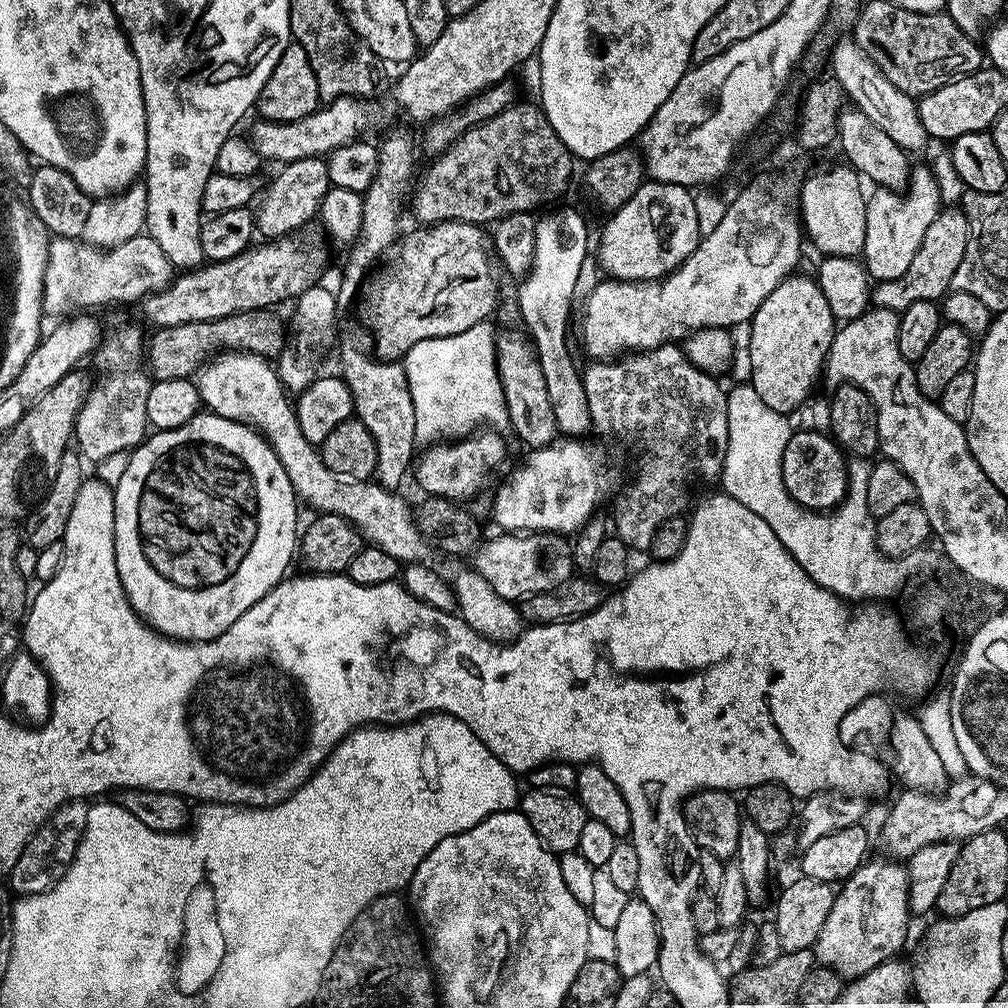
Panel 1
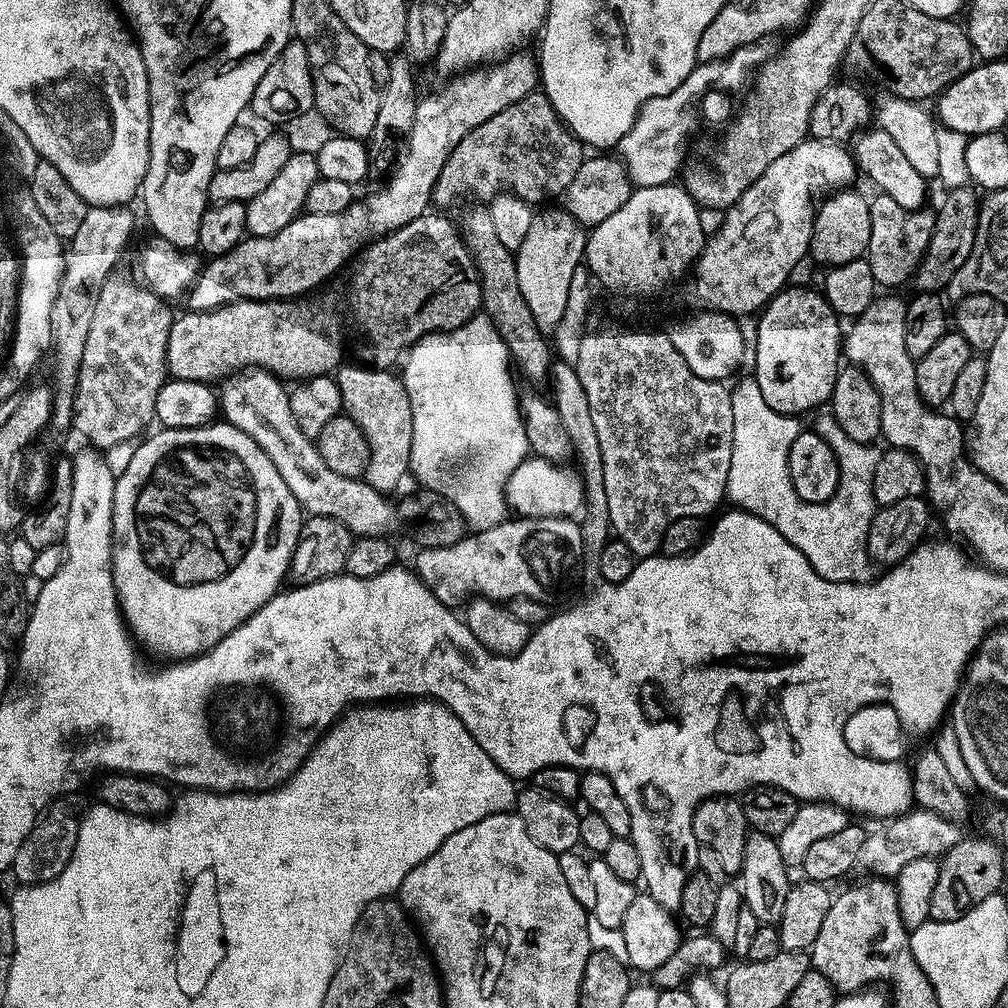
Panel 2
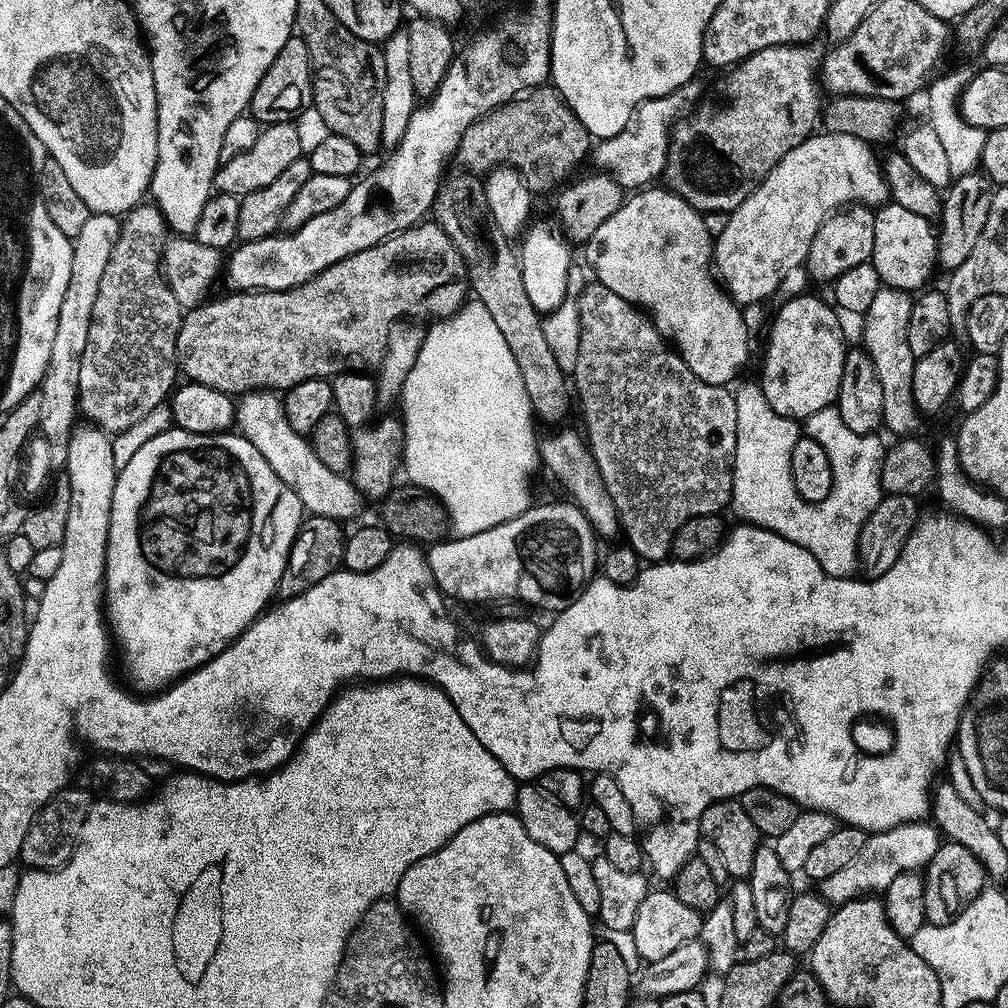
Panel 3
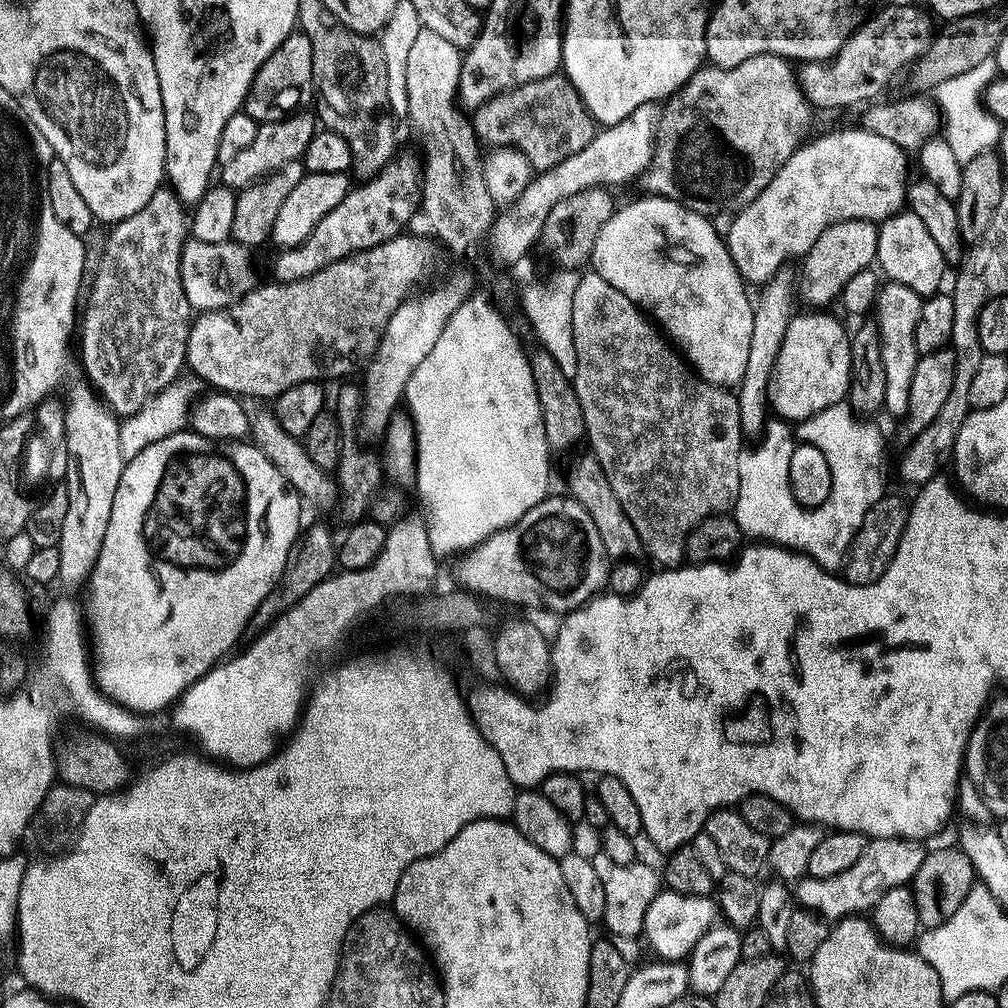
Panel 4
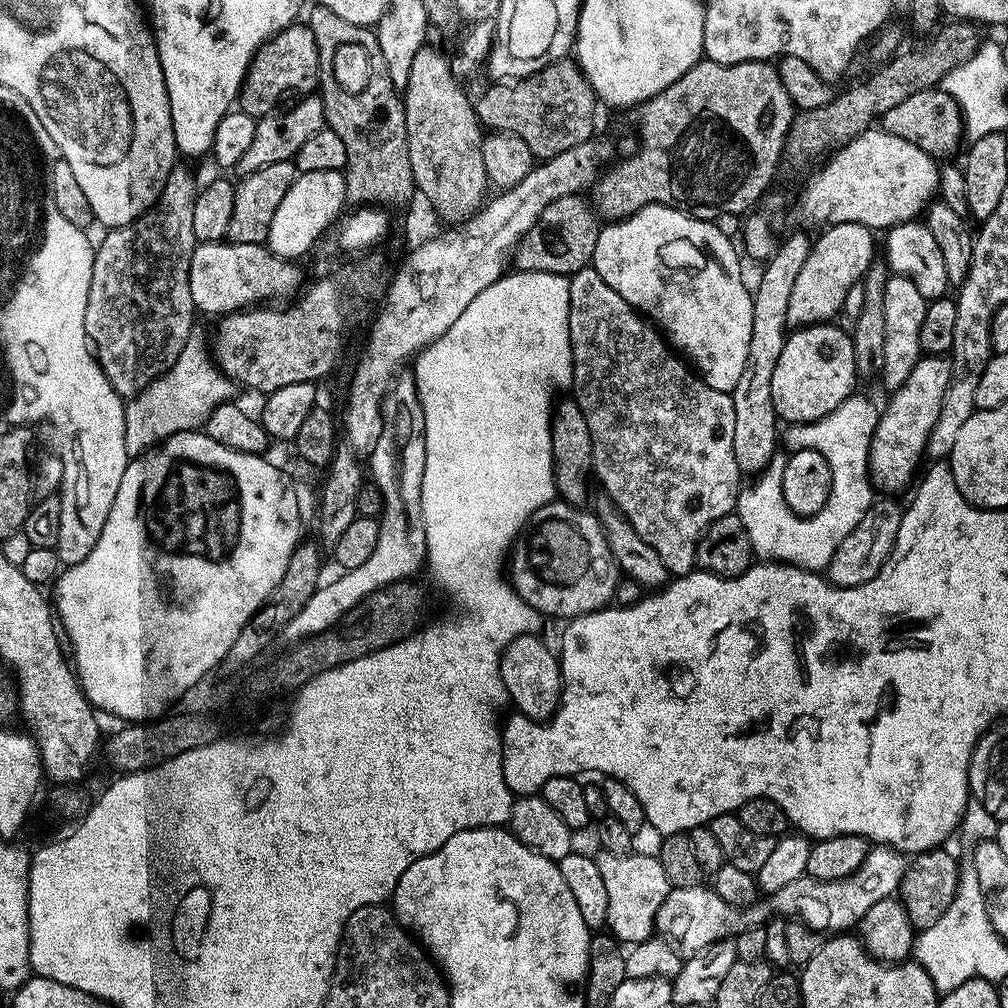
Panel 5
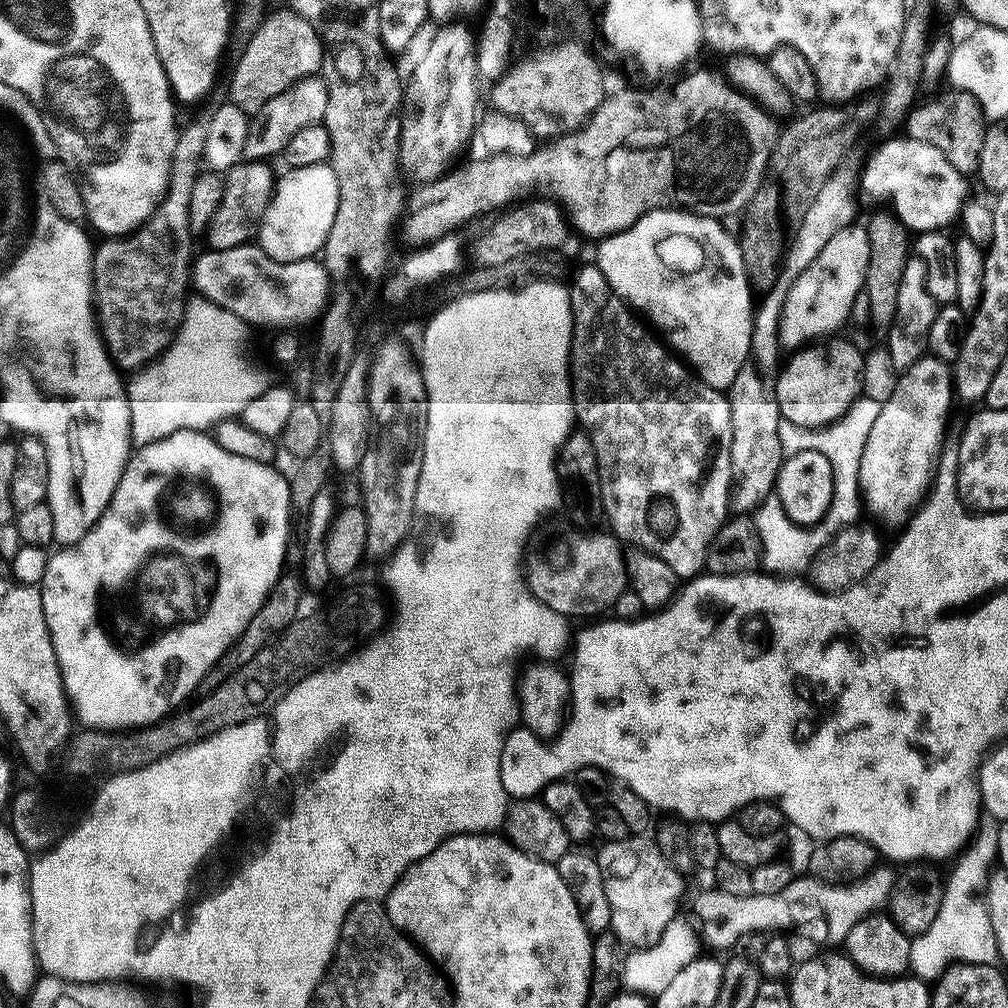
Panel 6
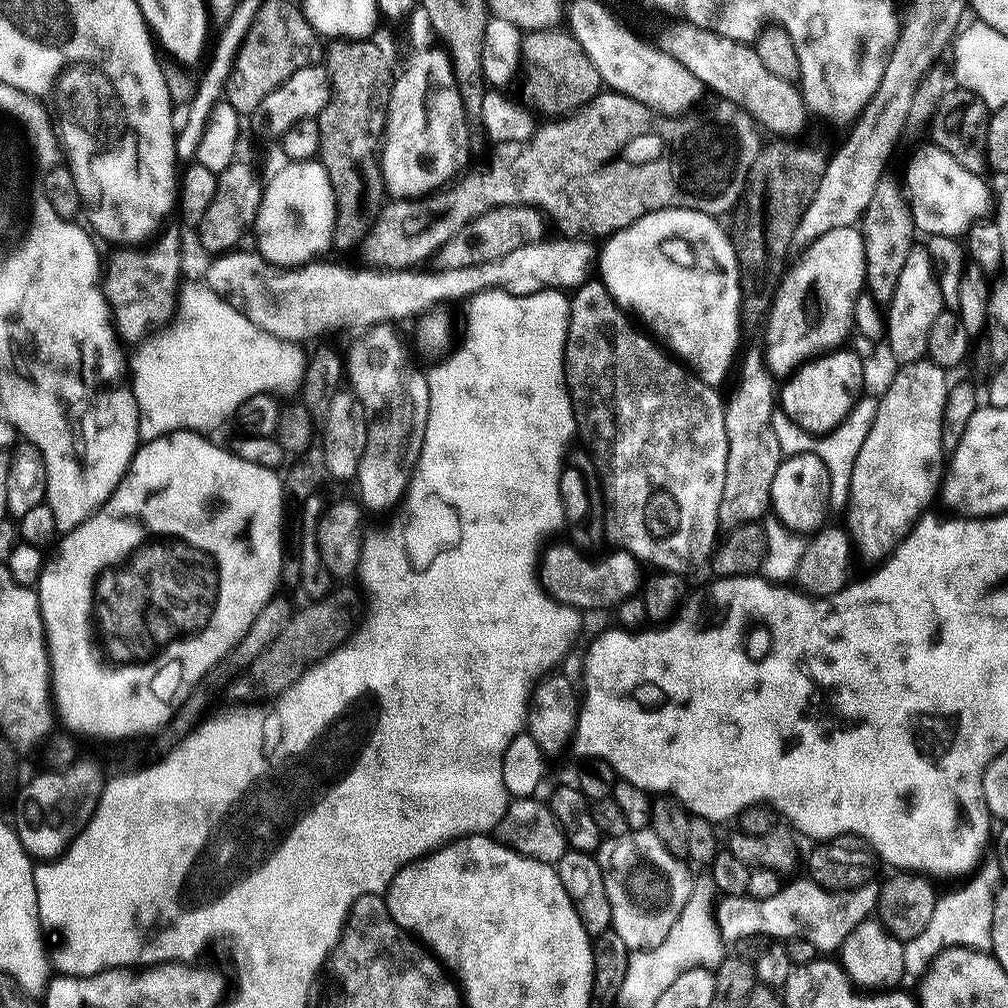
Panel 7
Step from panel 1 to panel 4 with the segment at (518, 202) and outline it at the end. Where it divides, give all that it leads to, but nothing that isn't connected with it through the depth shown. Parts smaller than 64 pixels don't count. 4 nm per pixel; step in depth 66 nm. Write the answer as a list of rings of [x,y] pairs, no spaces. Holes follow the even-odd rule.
[[[515,88],[504,92],[504,100],[496,97],[486,101],[488,108],[482,105],[471,113],[472,129],[476,131],[476,139],[481,145],[492,150],[511,148],[521,152],[532,164],[537,173],[550,170],[570,154],[578,154],[586,142],[596,137],[598,125],[589,114],[580,96],[576,92],[568,92],[568,88],[552,88],[552,104],[532,104],[528,108],[528,92],[518,92]]]

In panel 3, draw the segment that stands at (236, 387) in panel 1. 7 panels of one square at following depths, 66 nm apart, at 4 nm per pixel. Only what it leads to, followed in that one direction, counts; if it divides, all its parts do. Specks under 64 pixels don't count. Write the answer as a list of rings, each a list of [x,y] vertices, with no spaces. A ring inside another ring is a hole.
[[[253,389],[243,393],[237,399],[235,427],[239,435],[244,436],[262,454],[263,460],[269,462],[274,474],[282,478],[288,491],[295,494],[297,503],[303,509],[305,507],[309,515],[347,522],[359,514],[364,504],[360,492],[347,475],[330,470],[319,461],[309,439],[298,435],[290,426],[285,416],[283,399],[275,391]]]

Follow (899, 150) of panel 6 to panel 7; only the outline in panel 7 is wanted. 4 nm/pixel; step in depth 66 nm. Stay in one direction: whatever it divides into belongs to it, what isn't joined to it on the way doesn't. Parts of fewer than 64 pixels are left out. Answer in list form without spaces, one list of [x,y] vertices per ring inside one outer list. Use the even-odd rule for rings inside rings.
[[[925,143],[925,148],[920,148],[912,156],[908,169],[904,172],[903,195],[906,197],[908,211],[912,215],[912,223],[917,229],[928,232],[929,237],[933,236],[954,236],[963,237],[968,229],[985,215],[988,208],[988,184],[980,176],[975,176],[967,167],[967,163],[953,158],[946,150],[937,148],[935,144]]]

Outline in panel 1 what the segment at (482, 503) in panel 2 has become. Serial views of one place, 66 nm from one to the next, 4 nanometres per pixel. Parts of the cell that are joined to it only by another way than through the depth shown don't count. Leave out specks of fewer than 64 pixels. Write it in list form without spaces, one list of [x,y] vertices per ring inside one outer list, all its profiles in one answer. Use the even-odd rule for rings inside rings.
[[[485,322],[462,330],[462,334],[423,340],[402,357],[410,398],[414,402],[416,439],[421,445],[463,437],[477,426],[500,430],[508,424],[496,369],[496,335],[490,325]]]

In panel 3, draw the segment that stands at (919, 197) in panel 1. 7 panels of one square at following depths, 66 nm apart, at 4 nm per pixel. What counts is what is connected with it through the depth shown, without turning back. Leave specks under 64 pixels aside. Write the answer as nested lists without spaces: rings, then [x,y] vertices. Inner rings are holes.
[[[885,202],[875,209],[872,218],[872,258],[870,263],[880,276],[881,285],[897,288],[912,294],[923,289],[924,284],[937,269],[937,233],[926,218],[893,202]]]

